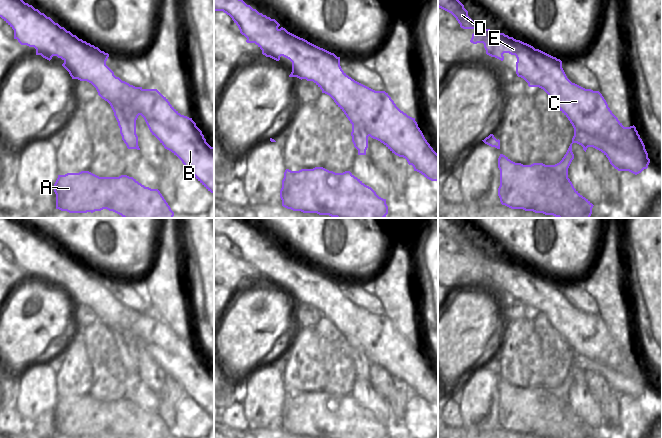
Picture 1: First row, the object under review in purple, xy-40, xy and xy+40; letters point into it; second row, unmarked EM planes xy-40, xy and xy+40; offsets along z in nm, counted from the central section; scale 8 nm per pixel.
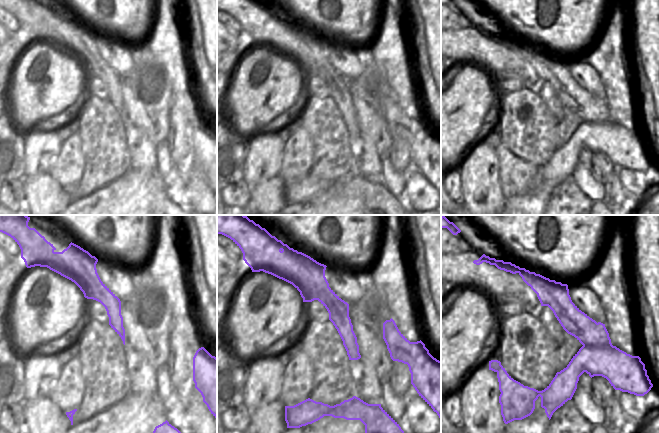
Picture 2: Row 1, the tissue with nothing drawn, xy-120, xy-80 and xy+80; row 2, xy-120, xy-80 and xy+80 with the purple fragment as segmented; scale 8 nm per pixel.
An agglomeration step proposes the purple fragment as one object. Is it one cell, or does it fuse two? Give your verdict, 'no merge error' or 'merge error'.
merge error

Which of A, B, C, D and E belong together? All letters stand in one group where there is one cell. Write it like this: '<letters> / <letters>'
A / B C D E

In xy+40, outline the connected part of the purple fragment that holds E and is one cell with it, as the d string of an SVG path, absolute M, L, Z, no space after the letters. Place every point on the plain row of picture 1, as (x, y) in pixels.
M438 218L438 231L451 237L461 252L474 253L475 256L472 258L470 266L473 268L483 267L487 279L501 285L504 284L504 277L515 279L518 301L525 303L527 293L538 293L540 289L544 288L540 284L546 278L545 276L504 257L485 253L468 240L464 229L453 218Z

